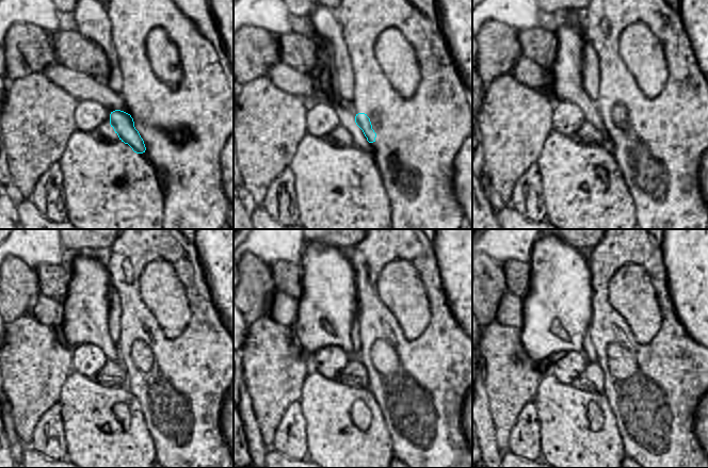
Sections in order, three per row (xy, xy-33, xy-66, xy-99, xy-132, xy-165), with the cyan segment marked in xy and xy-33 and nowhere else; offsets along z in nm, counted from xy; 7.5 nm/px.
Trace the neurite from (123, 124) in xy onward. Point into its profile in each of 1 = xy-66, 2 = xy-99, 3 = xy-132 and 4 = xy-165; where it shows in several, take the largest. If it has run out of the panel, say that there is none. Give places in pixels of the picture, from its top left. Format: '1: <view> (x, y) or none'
1: xy-66 (567, 68)
2: xy-99 (86, 310)
3: xy-132 (326, 310)
4: xy-165 (561, 312)

